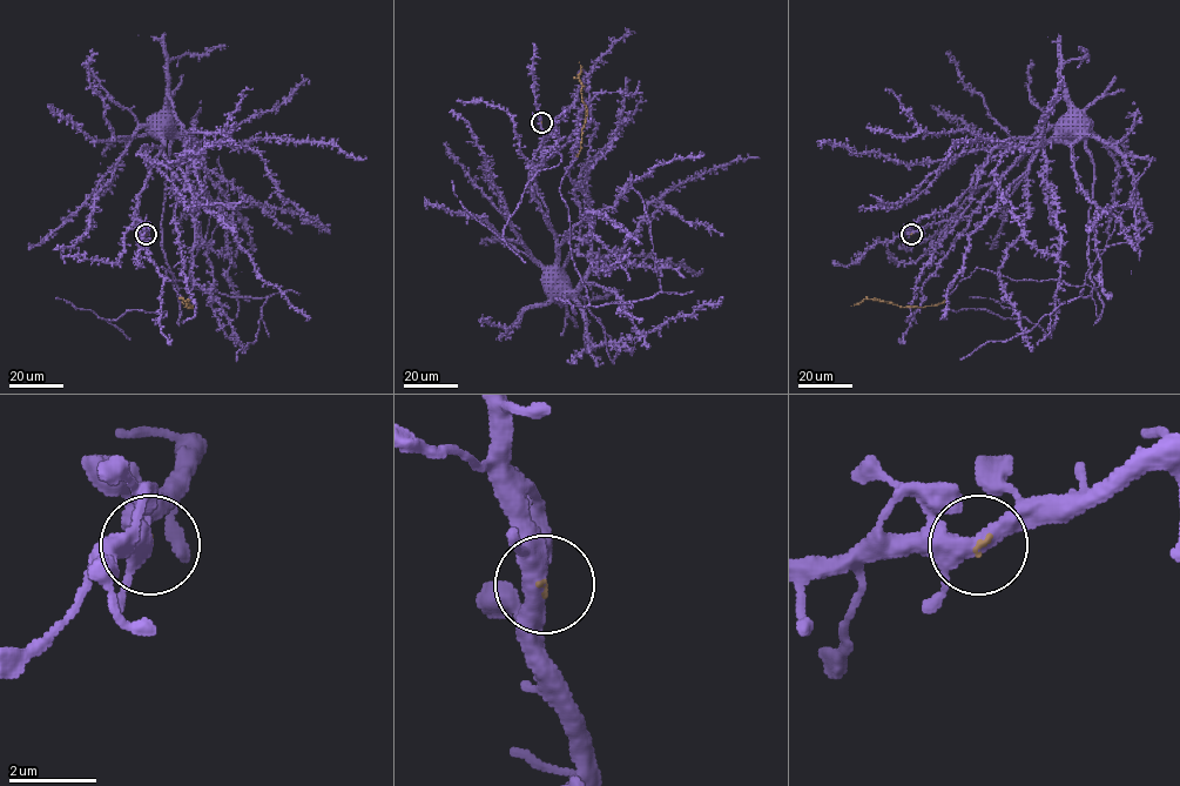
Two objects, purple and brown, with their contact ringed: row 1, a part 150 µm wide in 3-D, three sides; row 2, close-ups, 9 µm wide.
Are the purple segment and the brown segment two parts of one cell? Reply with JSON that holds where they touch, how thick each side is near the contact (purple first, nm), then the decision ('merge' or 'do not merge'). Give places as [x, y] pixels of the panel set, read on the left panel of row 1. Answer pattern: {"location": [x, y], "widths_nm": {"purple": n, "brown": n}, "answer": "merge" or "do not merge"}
{"location": [146, 234], "widths_nm": {"purple": 360, "brown": 60}, "answer": "merge"}

